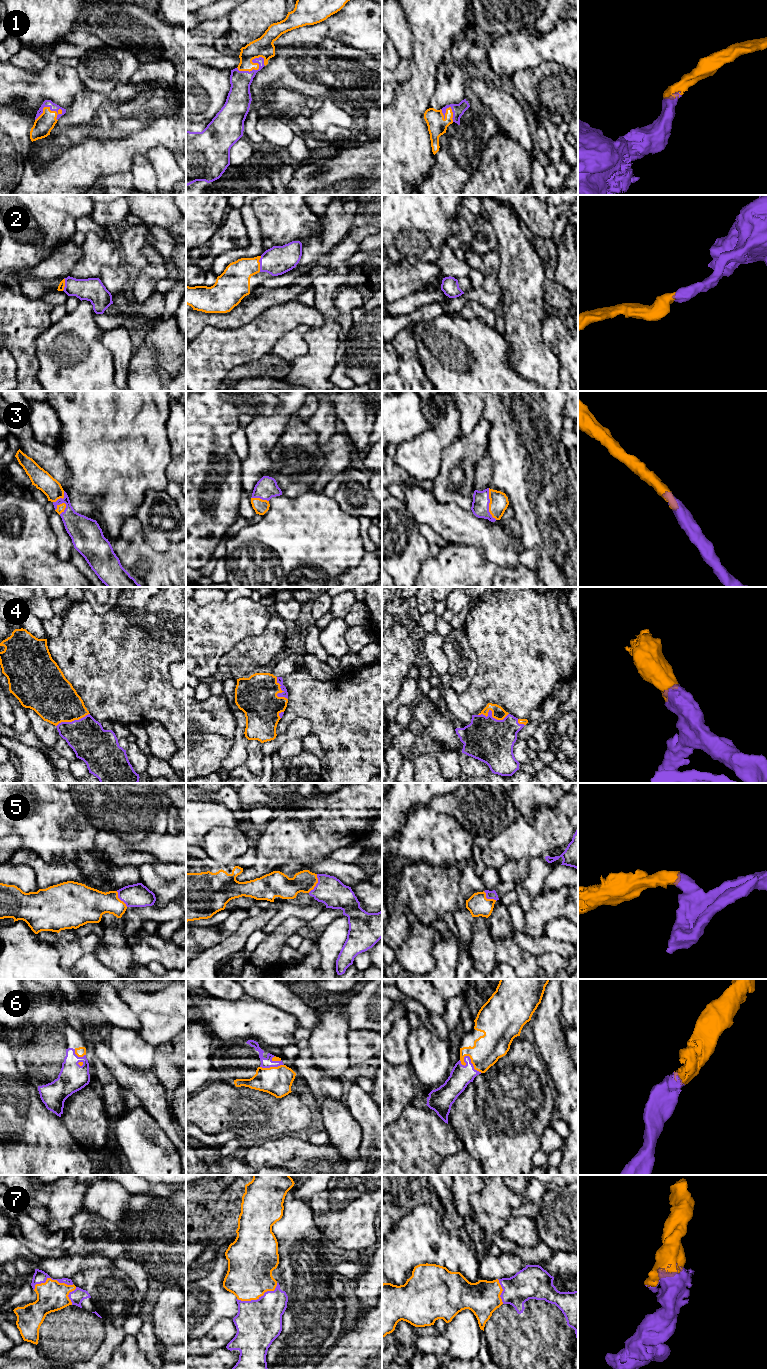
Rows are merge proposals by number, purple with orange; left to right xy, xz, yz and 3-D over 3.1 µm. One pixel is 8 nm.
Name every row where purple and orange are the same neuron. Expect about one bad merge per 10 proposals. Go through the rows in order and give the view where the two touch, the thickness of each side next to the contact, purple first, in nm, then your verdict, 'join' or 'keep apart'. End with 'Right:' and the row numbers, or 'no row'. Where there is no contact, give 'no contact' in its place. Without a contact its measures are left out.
1: contact in xz; calibres 170 and 160 nm; join
2: contact in xz; calibres 220 and 240 nm; join
3: contact in yz; calibres 140 and 150 nm; join
4: contact in yz; calibres 360 and 100 nm; join
5: contact in xz; calibres 220 and 180 nm; join
6: contact in yz; calibres 170 and 240 nm; join
7: contact in xz; calibres 360 and 360 nm; join
Right: 1, 2, 3, 4, 5, 6, 7

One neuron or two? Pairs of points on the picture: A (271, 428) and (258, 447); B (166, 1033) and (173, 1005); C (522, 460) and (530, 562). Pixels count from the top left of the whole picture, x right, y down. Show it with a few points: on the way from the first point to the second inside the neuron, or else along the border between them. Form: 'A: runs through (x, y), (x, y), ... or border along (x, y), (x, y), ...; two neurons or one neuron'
A: runs through (266, 433), (260, 442); one neuron
B: border along (148, 1010), (154, 1013), (175, 1015); two neurons
C: border along (519, 538), (519, 551), (538, 549), (535, 571); two neurons

